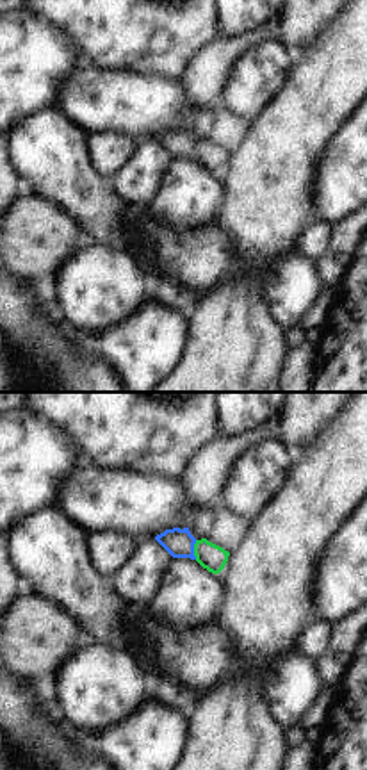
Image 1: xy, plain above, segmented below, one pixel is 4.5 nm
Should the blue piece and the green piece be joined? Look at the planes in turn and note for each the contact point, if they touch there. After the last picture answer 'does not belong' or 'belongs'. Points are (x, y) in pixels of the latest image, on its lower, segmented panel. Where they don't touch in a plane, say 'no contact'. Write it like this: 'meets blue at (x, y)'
meets blue at (193, 549)

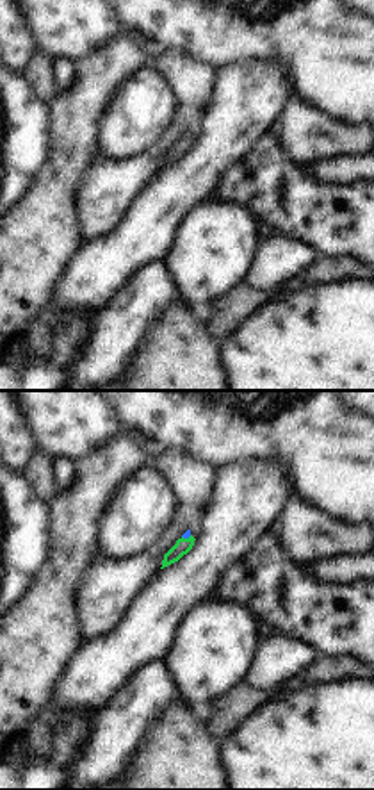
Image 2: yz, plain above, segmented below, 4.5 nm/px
meets blue at (186, 537)

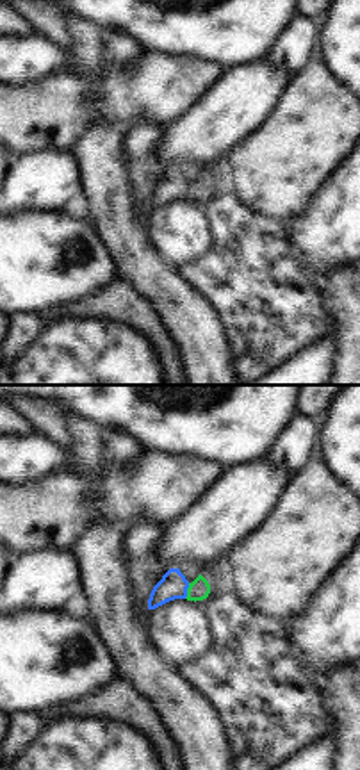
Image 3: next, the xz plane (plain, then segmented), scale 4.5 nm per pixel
meets blue at (186, 590)

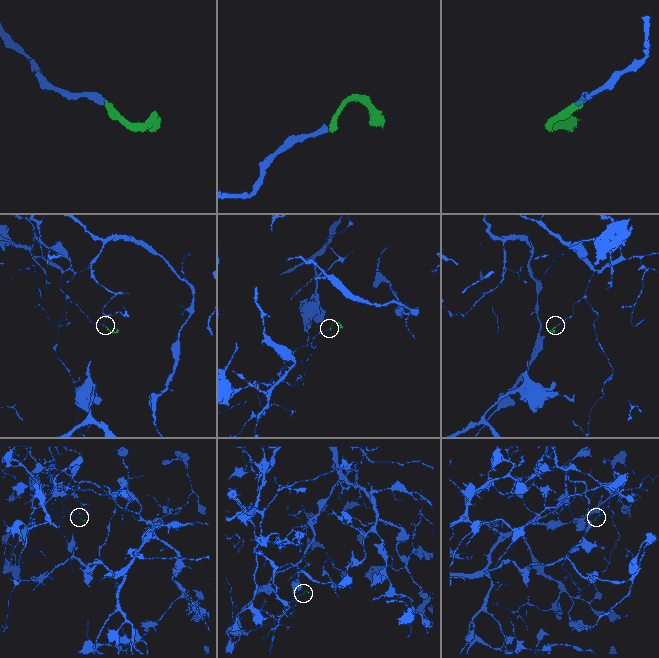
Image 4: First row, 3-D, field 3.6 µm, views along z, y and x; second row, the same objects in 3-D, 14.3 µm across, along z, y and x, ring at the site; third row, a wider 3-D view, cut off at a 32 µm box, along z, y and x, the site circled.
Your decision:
belongs

